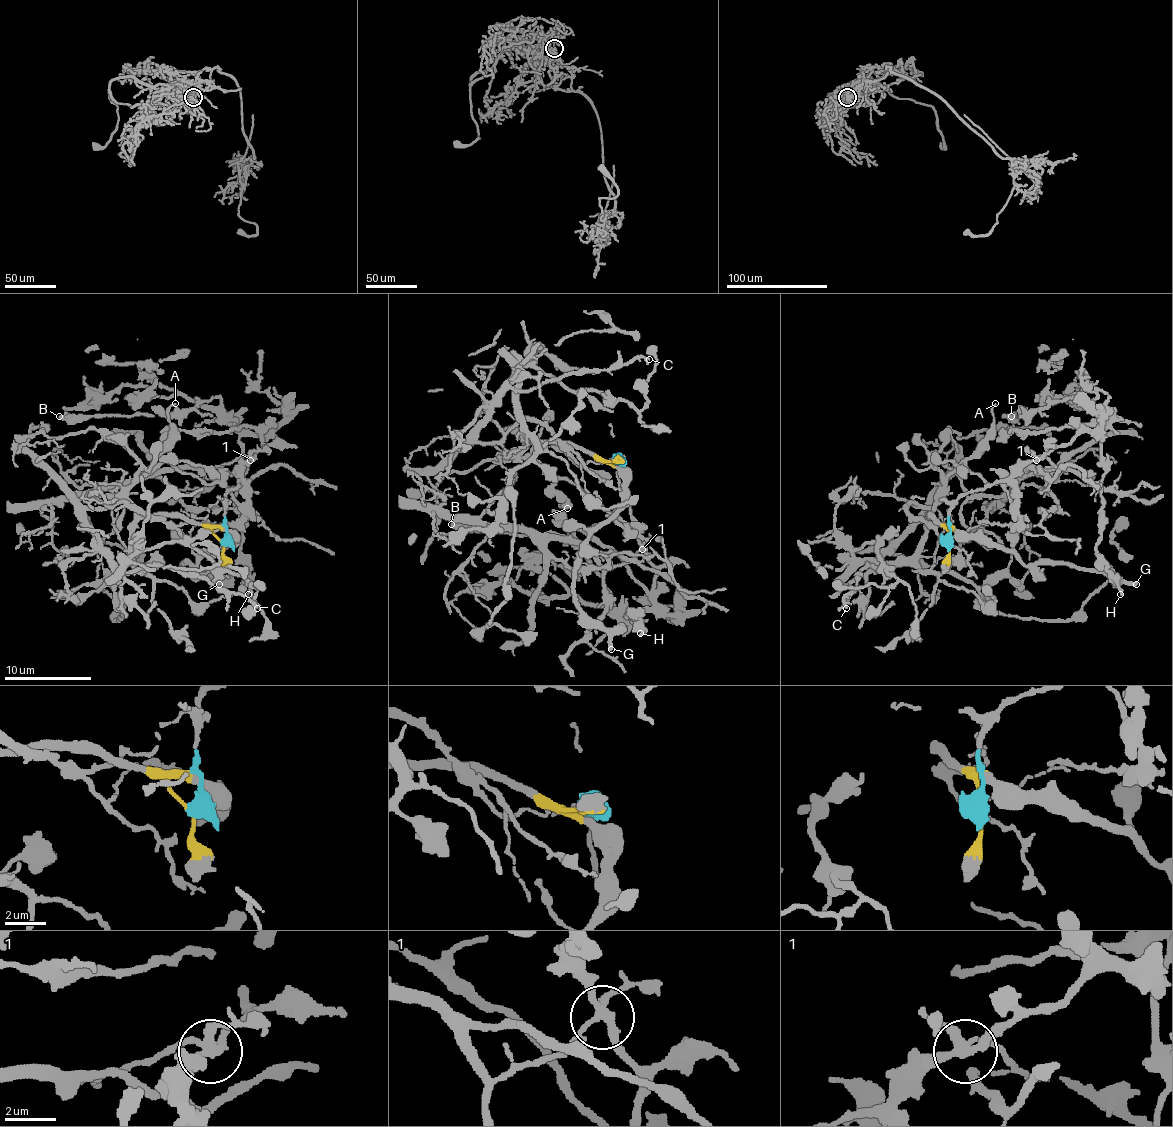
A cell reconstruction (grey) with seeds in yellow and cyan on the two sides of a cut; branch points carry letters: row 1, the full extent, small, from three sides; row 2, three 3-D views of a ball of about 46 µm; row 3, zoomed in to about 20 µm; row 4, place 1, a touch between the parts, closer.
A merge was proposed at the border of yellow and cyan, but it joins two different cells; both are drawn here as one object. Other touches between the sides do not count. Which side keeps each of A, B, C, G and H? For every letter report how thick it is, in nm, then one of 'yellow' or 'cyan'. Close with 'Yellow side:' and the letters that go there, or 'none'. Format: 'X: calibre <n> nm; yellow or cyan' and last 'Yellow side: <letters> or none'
A: calibre 130 nm; yellow
B: calibre 480 nm; cyan
C: calibre 140 nm; yellow
G: calibre 400 nm; yellow
H: calibre 200 nm; cyan
Yellow side: A, C, G

